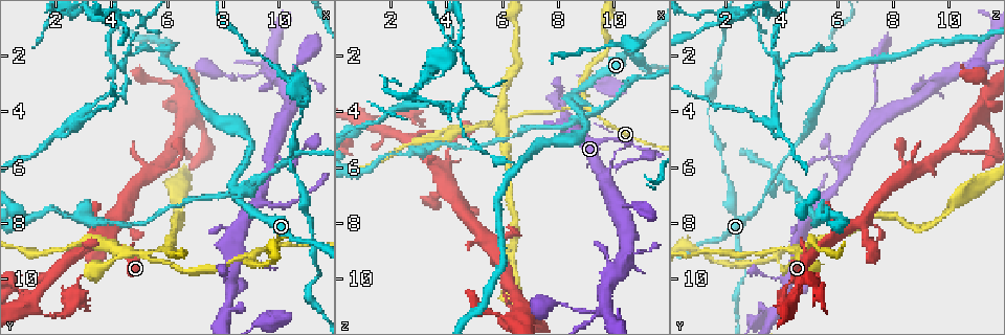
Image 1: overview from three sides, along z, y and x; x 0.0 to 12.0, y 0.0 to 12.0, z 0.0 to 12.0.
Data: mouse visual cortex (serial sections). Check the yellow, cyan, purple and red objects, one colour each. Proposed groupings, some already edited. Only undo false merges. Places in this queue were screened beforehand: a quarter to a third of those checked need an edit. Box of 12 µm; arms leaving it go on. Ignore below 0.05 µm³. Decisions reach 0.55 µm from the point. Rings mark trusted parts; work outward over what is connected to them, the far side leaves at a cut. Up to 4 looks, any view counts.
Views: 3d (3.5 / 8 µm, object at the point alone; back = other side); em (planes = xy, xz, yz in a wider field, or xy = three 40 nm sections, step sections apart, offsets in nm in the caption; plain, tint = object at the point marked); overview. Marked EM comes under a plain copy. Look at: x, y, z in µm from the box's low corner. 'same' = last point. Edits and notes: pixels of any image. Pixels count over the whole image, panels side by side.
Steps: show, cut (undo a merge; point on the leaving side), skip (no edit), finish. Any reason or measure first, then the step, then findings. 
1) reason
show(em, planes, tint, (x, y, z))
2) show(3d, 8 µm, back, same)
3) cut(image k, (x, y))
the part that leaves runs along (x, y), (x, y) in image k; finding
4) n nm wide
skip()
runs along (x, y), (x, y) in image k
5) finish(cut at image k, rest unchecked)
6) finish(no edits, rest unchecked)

abrupt turn
show(em, planes, tint, (9.2, 6.5, 3.9))

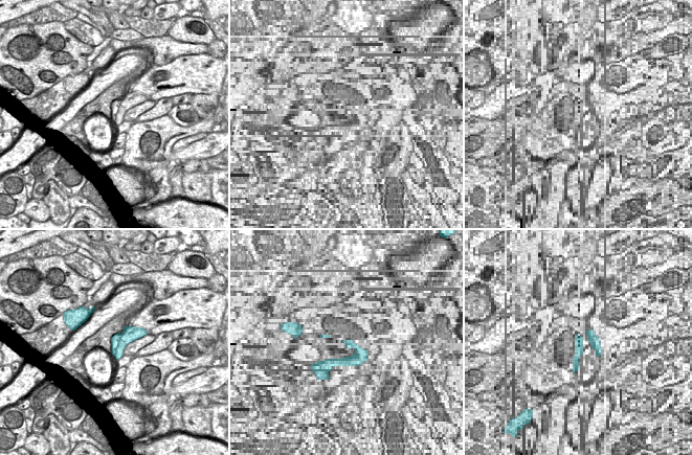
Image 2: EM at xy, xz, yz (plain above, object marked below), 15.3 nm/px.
wider look
show(3d, 3.5 µm, same)

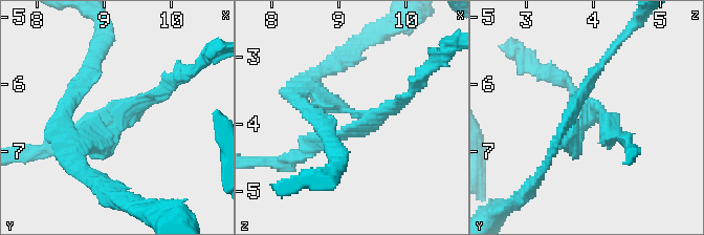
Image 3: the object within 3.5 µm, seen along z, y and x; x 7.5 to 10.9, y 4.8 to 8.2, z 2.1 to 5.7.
arms of 150, 200, 250 nm
cut(image 3, (359, 115))
the part that leaves runs along (578, 133), (592, 111), (611, 133) in image 3; a second cell is stuck on

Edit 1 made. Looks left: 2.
a fork
show(3d, 8 µm, (10.3, 4.1, 7.5))

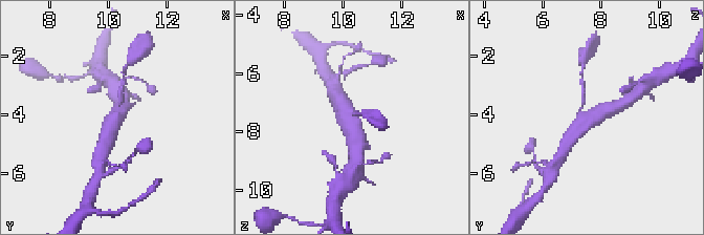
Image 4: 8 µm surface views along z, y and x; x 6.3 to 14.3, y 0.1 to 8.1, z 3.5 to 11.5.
now the EM
show(em, xy, step 2, tint, (10.1, 4.1, 7.5))

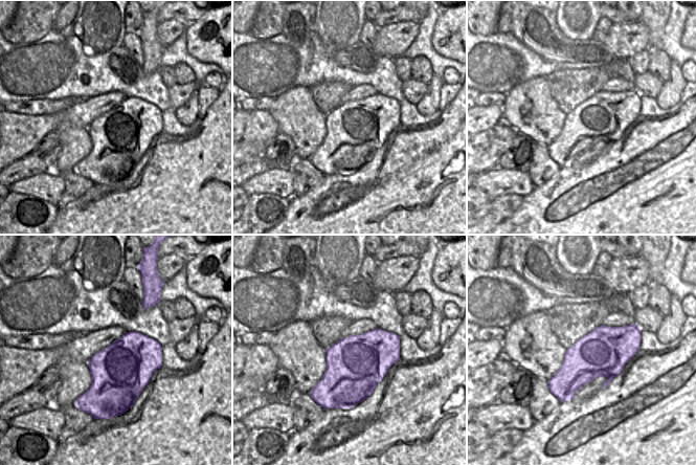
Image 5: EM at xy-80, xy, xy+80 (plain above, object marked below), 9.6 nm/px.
arms of 150, 400, 450 nm
skip()
runs along (568, 141), (585, 119), (611, 109) in image 4; continuous, no second cell

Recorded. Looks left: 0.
finish(cut at image 3, rest unchecked)

